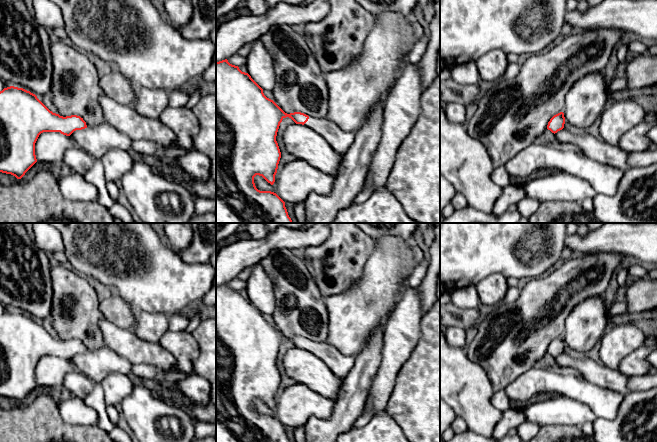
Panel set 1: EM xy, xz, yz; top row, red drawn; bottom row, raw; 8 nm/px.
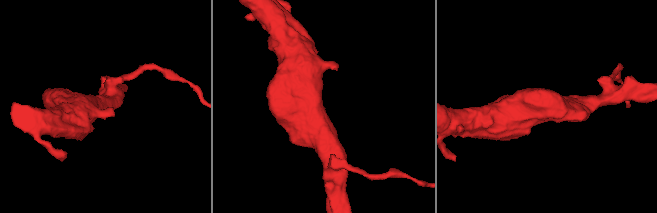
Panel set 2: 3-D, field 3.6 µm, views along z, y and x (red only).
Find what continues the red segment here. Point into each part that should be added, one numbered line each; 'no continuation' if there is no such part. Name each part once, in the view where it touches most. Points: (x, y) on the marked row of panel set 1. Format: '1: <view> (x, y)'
1: xz (340, 140)

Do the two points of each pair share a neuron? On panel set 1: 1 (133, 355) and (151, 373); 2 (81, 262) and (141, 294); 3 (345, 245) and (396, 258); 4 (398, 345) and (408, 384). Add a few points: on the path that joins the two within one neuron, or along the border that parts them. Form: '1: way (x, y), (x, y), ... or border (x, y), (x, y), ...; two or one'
1: border (133, 364), (149, 363), (156, 369), (158, 375); two
2: way (96, 262), (105, 271), (119, 272), (126, 279); one
3: border (374, 239), (374, 245), (362, 273); two
4: border (416, 344), (410, 356), (402, 365), (394, 386); two

